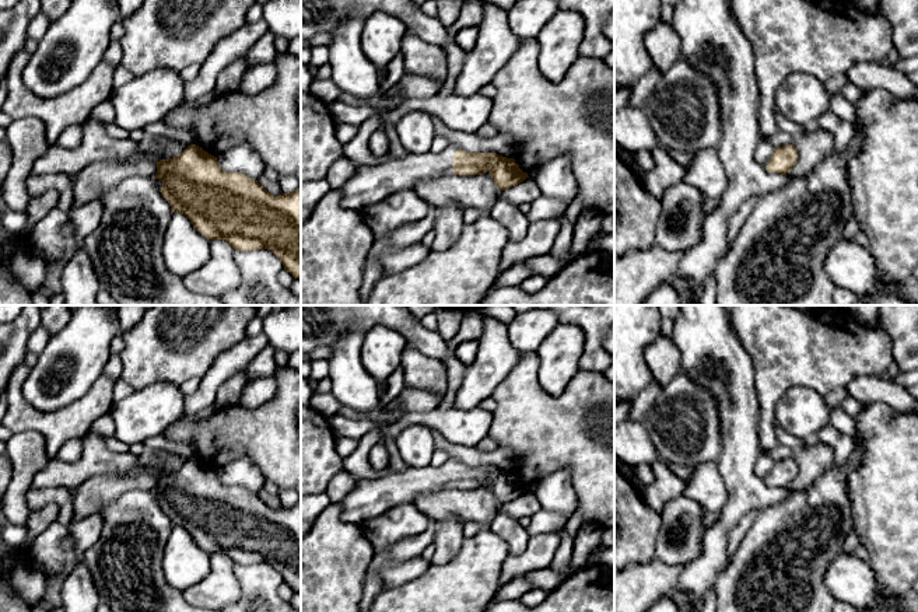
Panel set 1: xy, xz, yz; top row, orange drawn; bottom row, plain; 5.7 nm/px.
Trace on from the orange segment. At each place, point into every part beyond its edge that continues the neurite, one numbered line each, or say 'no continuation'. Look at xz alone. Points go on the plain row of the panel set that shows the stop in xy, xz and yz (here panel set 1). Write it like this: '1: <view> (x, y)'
1: xz (370, 499)

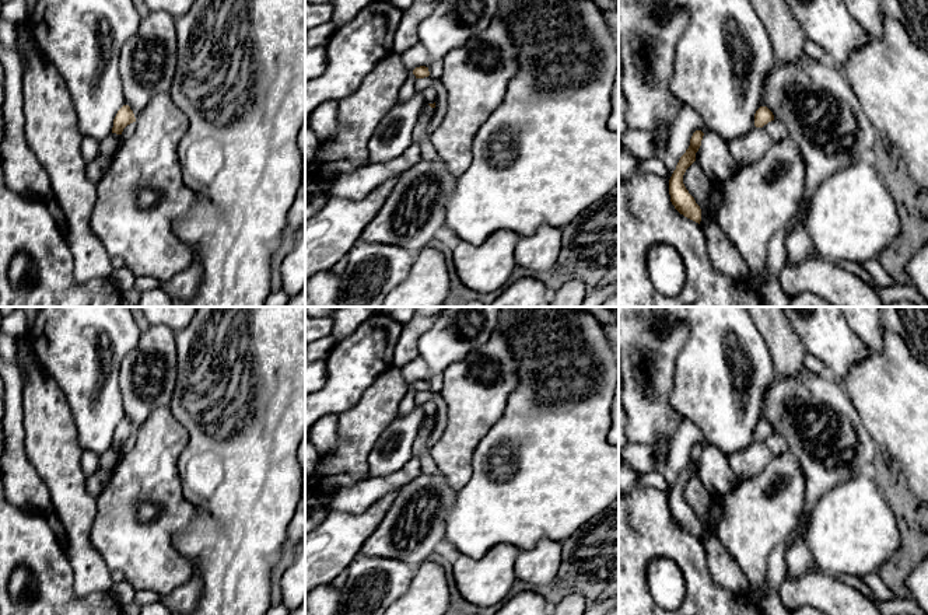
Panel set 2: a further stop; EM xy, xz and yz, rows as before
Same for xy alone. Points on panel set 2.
1: xy (108, 460)

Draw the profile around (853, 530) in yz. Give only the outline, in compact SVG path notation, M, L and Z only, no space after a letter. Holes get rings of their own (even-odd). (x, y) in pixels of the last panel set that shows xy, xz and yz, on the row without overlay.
M858 474L815 503L806 544L819 570L862 577L896 555L900 532L879 485Z

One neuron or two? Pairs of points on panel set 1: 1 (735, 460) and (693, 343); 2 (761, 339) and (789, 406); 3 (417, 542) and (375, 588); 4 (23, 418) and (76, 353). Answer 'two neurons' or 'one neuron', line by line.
1: one neuron
2: two neurons
3: one neuron
4: two neurons

